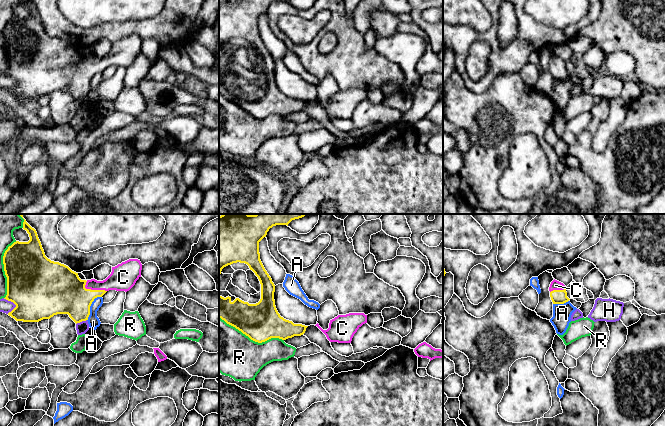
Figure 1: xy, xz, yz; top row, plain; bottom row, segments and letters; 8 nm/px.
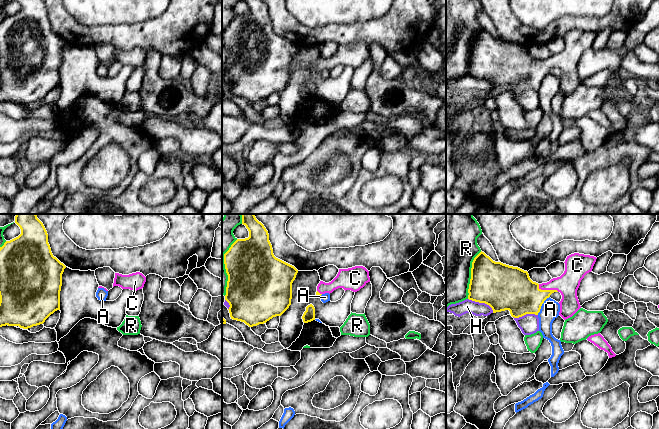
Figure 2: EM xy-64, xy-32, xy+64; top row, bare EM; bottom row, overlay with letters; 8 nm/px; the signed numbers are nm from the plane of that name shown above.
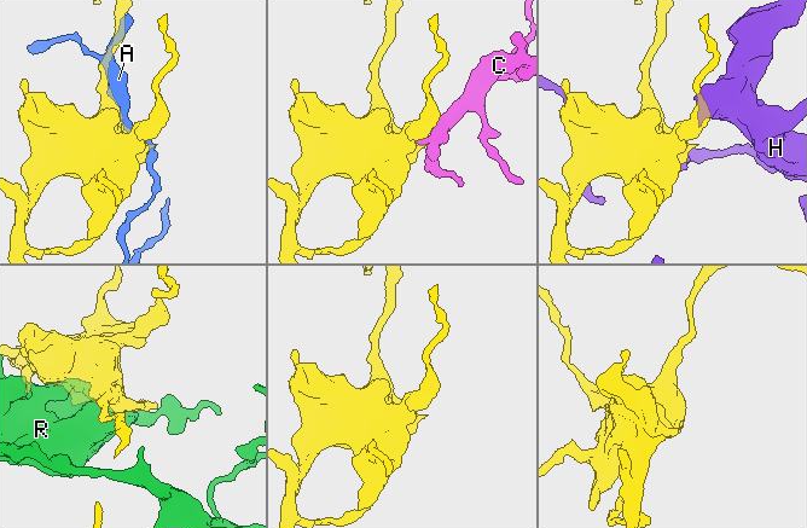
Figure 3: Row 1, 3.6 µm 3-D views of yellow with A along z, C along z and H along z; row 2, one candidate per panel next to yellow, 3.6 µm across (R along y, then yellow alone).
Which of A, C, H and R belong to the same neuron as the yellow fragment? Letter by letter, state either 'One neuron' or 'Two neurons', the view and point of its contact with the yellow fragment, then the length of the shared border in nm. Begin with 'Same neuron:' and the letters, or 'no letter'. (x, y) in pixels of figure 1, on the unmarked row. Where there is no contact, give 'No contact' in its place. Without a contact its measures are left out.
Same neuron: C
A: Two neurons. Touches yellow at xy (90, 81). Shared border 240 nm
C: One neuron. Touches yellow at xy (93, 66). Shared border 190 nm
H: Two neurons. Touches yellow at xy (81, 97). Shared border 100 nm
R: Two neurons. Touches yellow at xz (251, 115). Shared border 550 nm

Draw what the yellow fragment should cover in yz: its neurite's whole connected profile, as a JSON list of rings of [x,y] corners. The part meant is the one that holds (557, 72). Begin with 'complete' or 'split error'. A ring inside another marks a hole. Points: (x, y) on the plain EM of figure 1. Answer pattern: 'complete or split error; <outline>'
split error; [[[555,55],[551,58],[549,67],[553,80],[564,80],[570,76],[567,73],[566,62]]]

